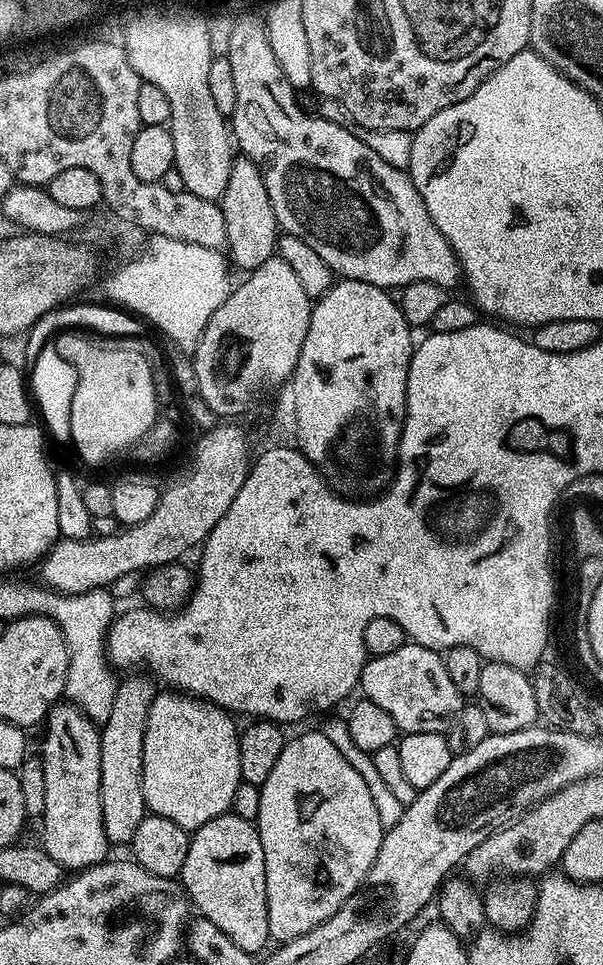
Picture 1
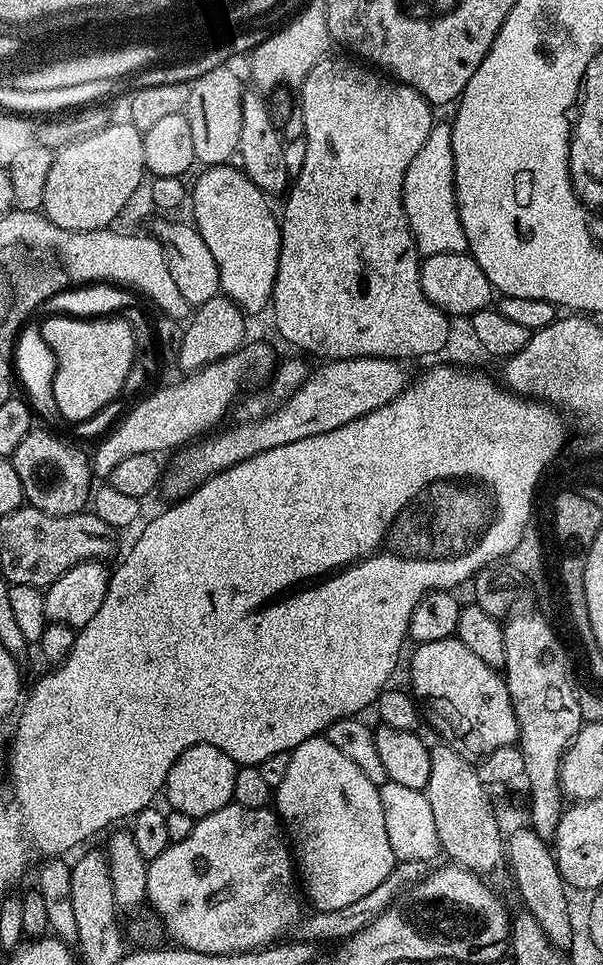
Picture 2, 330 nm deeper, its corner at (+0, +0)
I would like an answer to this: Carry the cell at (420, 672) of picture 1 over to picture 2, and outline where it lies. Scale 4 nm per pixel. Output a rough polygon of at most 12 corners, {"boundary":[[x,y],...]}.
{"boundary":[[455,638],[416,644],[426,724],[469,758],[517,743],[506,682]]}

